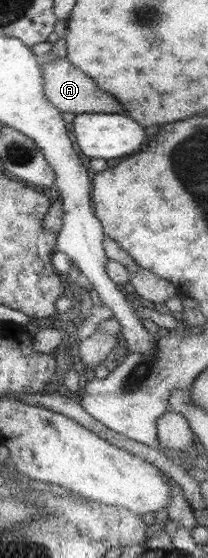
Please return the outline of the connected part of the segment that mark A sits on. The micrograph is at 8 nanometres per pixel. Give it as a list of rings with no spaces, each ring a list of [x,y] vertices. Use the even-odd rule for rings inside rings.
[[[57,58],[48,63],[39,61],[40,72],[43,75],[44,97],[61,114],[80,113],[114,113],[122,115],[120,103],[114,100],[108,93],[99,89],[86,74],[76,69],[66,58]]]

